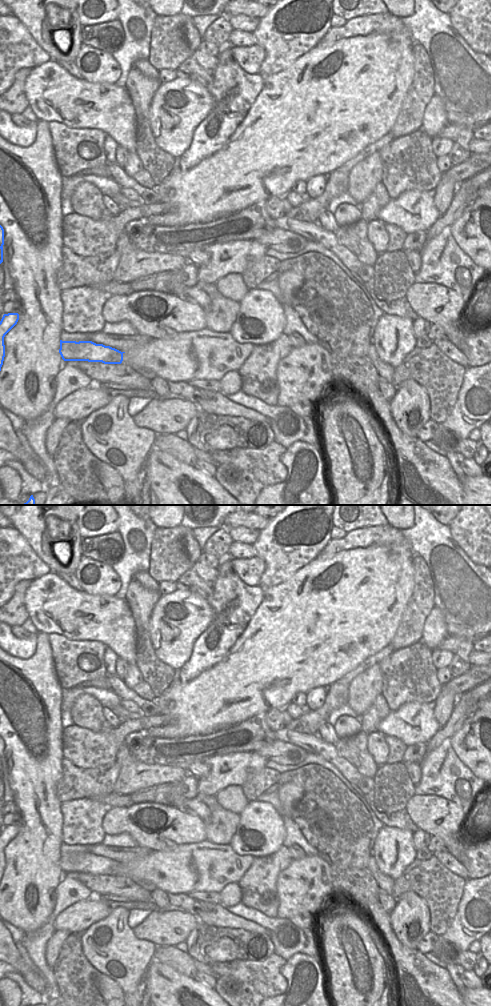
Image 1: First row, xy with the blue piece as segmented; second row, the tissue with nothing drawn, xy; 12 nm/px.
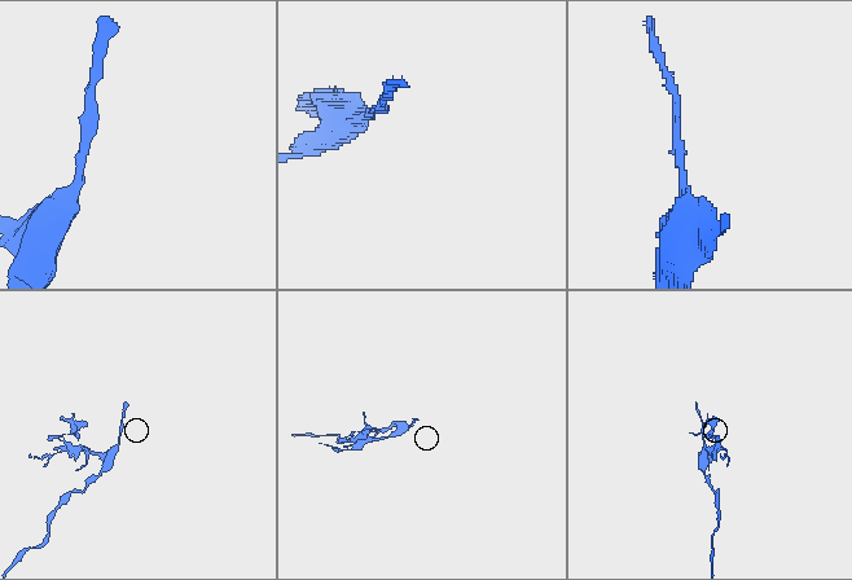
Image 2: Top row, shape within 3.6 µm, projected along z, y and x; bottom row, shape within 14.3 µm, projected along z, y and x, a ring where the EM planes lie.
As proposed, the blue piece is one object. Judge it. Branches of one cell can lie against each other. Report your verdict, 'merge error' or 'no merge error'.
merge error

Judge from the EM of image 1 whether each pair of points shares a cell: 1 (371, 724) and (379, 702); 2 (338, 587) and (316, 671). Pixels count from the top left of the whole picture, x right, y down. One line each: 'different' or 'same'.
1: same
2: same

